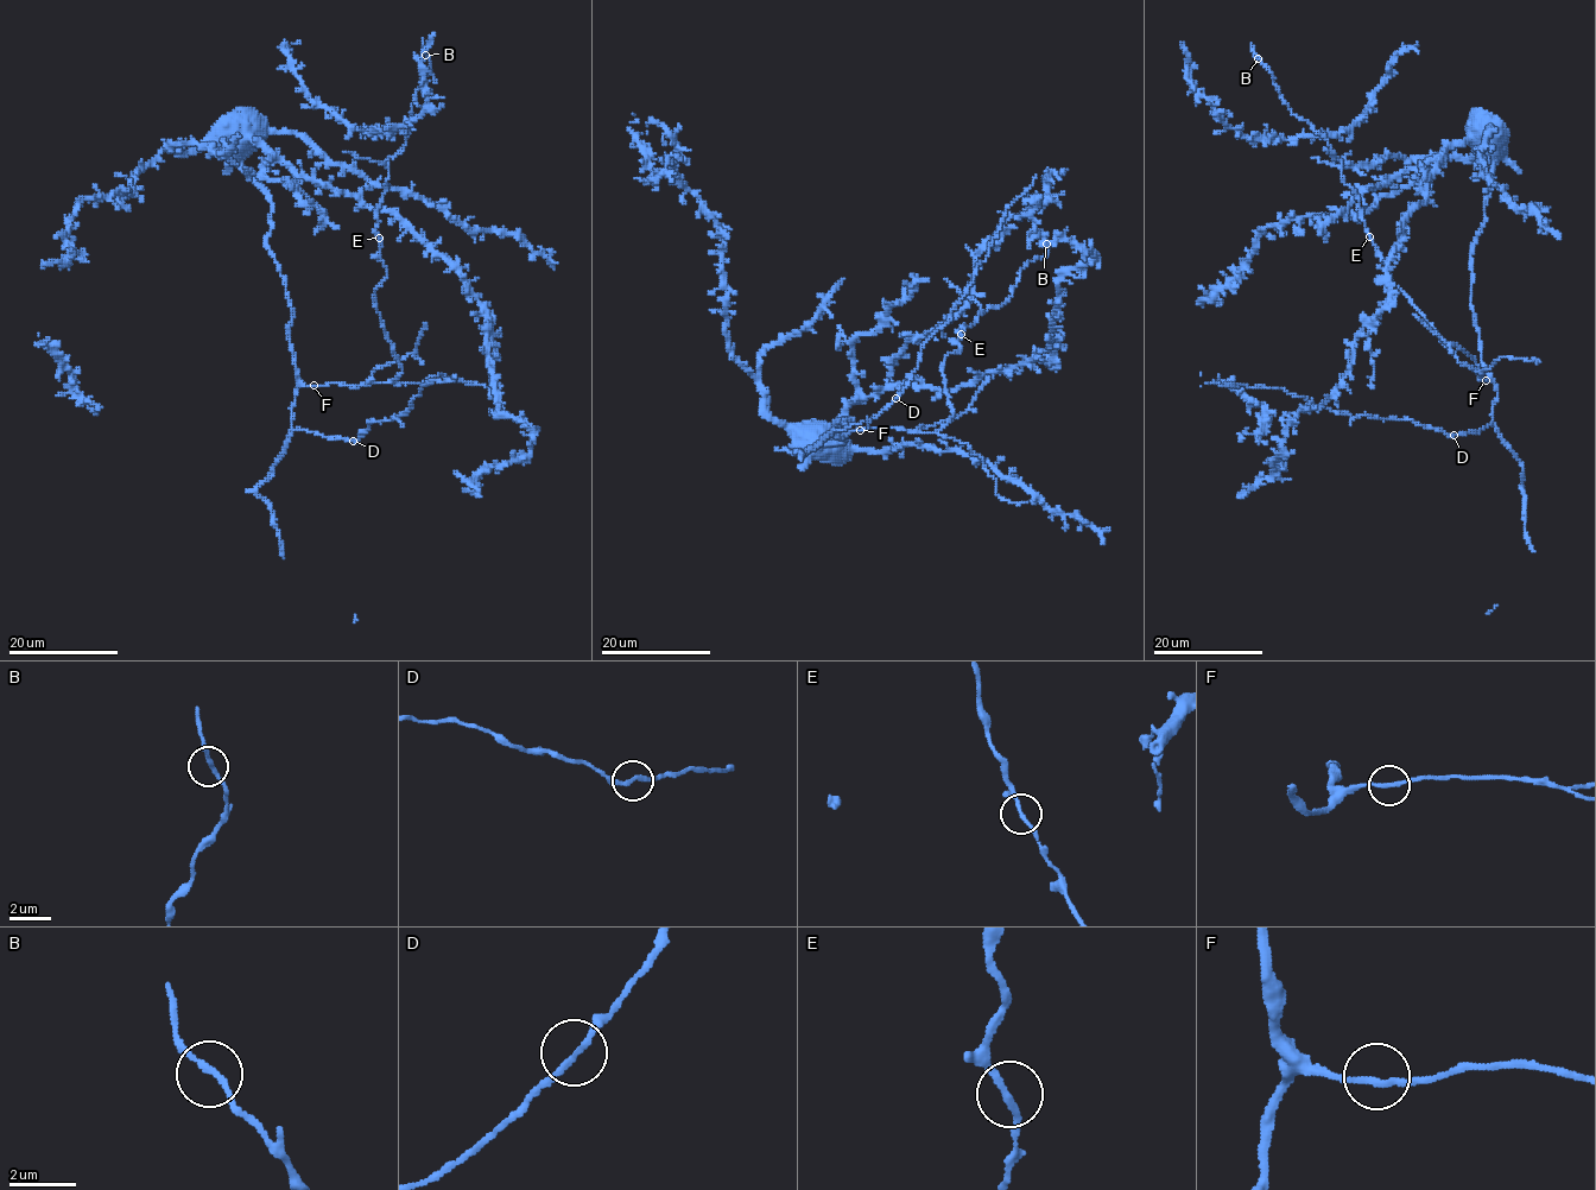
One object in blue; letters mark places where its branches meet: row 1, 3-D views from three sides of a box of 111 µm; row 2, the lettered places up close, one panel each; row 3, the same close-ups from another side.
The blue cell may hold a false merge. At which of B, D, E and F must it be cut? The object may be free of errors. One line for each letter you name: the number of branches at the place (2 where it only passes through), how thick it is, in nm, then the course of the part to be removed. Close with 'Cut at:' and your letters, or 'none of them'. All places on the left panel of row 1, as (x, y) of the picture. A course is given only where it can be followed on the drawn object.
Cut at: none of them

